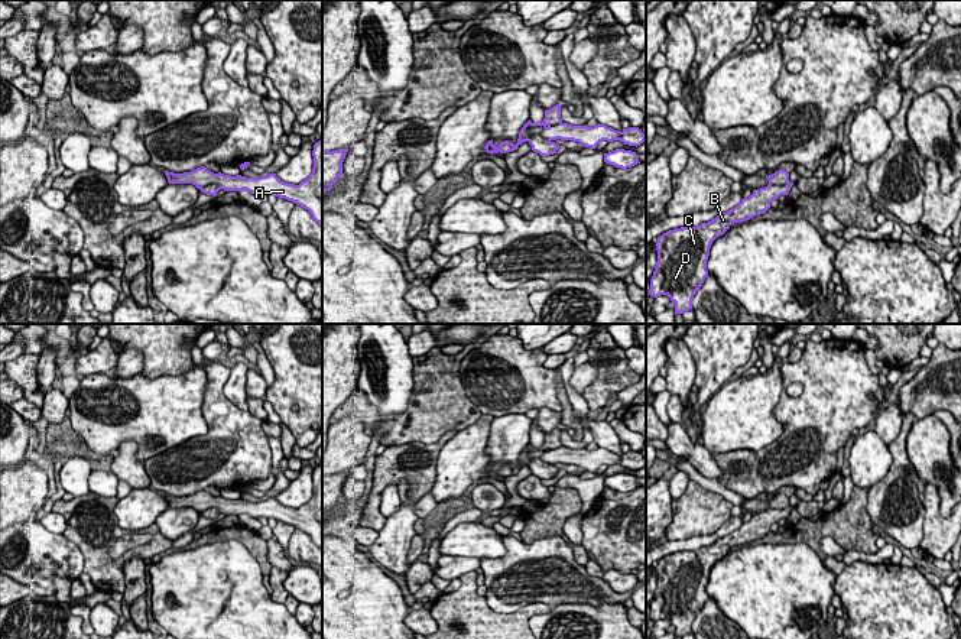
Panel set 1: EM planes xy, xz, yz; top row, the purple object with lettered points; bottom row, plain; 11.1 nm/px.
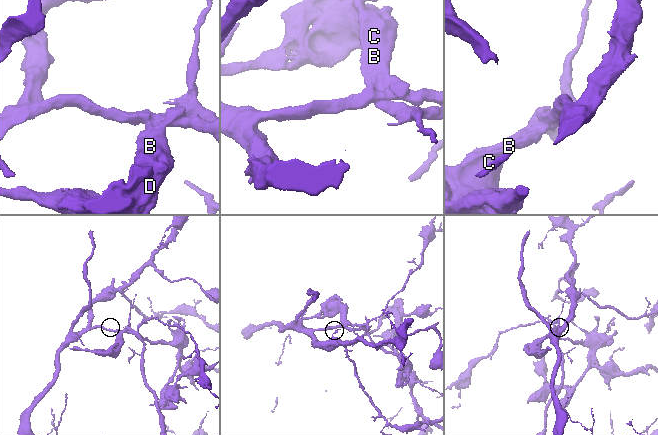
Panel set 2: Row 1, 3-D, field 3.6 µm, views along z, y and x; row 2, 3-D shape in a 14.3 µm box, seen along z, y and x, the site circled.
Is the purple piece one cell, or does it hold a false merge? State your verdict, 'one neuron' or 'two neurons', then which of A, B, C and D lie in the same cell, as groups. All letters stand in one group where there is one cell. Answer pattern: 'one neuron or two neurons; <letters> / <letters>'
two neurons; A / B C D

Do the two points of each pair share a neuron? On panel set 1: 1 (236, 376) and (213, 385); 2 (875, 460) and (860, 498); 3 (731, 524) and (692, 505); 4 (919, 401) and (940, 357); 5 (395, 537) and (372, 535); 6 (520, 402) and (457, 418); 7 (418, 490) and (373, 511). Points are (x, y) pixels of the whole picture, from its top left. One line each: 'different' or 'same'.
1: different
2: different
3: different
4: same
5: different
6: different
7: same

